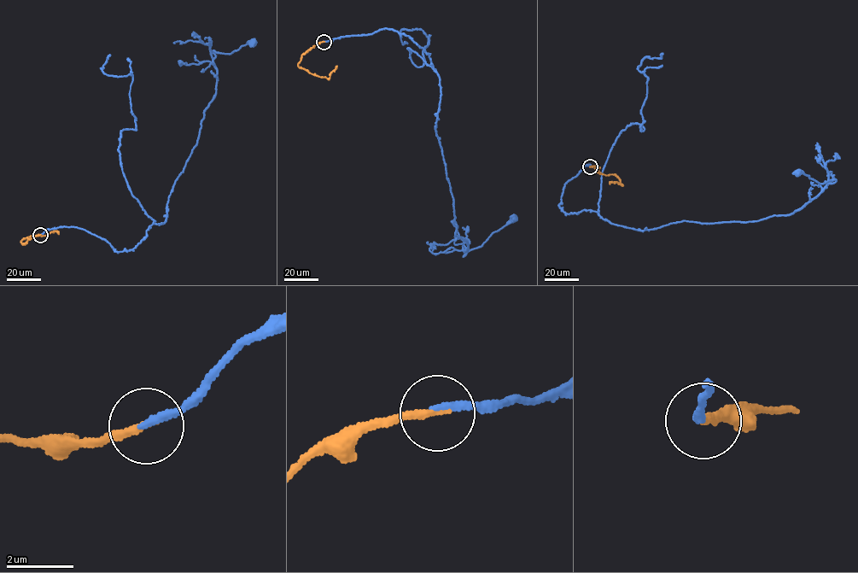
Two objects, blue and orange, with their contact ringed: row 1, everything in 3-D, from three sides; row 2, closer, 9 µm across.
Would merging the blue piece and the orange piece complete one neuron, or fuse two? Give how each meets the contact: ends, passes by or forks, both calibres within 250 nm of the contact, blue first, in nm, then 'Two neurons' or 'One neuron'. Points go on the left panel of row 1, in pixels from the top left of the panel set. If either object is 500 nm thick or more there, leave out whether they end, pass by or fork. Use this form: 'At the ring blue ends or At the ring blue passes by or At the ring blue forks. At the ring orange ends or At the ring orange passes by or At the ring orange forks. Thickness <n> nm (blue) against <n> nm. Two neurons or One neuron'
At the ring blue ends. At the ring orange ends. Thickness 240 nm (blue) against 240 nm. Two neurons

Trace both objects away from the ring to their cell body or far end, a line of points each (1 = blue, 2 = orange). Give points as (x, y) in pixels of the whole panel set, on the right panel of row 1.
1: (590, 166), (567, 181), (559, 208), (597, 211), (644, 230), (789, 215), (835, 181), (797, 172)
2: (590, 166), (594, 166), (602, 173), (615, 175), (622, 184), (609, 184)

